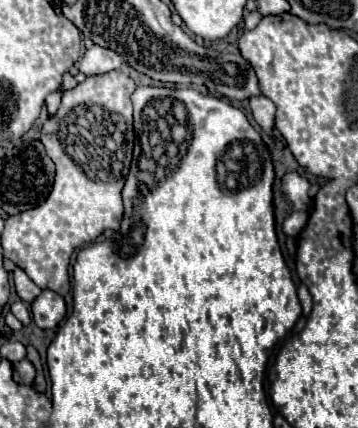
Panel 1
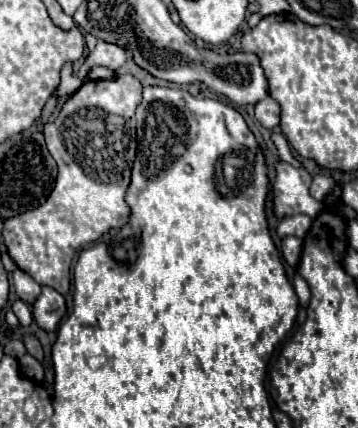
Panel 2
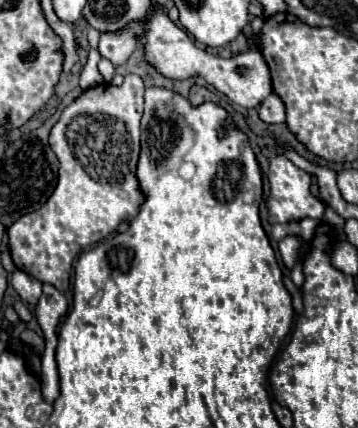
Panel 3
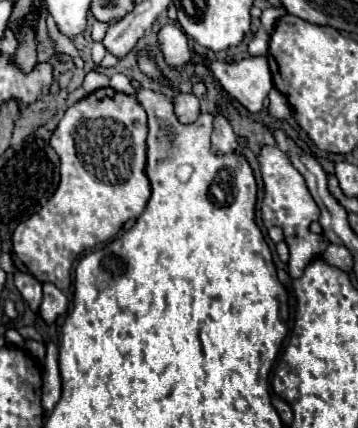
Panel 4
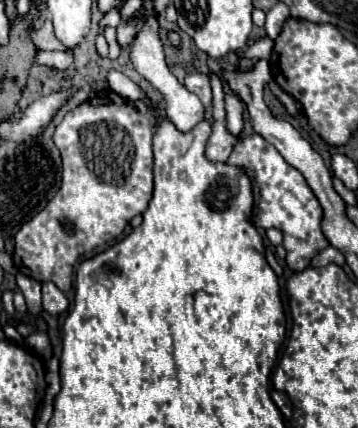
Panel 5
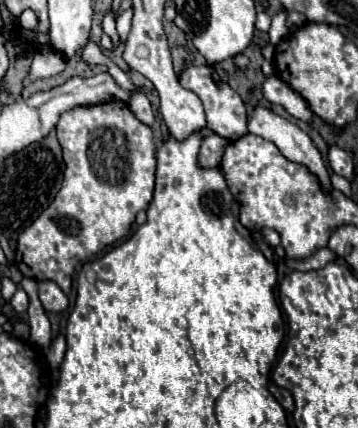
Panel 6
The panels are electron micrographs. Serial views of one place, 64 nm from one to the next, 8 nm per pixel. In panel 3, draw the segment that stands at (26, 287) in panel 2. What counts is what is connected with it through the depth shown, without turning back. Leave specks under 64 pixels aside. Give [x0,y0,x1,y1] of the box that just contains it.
[12,270,42,306]

